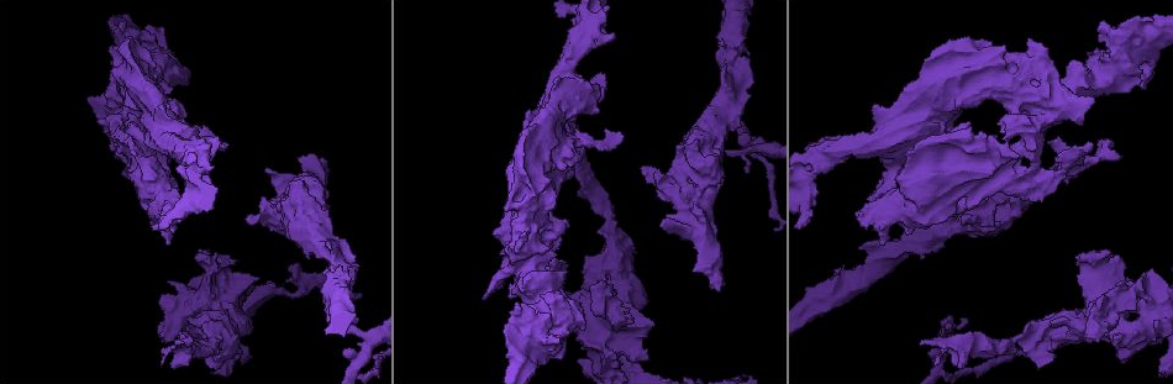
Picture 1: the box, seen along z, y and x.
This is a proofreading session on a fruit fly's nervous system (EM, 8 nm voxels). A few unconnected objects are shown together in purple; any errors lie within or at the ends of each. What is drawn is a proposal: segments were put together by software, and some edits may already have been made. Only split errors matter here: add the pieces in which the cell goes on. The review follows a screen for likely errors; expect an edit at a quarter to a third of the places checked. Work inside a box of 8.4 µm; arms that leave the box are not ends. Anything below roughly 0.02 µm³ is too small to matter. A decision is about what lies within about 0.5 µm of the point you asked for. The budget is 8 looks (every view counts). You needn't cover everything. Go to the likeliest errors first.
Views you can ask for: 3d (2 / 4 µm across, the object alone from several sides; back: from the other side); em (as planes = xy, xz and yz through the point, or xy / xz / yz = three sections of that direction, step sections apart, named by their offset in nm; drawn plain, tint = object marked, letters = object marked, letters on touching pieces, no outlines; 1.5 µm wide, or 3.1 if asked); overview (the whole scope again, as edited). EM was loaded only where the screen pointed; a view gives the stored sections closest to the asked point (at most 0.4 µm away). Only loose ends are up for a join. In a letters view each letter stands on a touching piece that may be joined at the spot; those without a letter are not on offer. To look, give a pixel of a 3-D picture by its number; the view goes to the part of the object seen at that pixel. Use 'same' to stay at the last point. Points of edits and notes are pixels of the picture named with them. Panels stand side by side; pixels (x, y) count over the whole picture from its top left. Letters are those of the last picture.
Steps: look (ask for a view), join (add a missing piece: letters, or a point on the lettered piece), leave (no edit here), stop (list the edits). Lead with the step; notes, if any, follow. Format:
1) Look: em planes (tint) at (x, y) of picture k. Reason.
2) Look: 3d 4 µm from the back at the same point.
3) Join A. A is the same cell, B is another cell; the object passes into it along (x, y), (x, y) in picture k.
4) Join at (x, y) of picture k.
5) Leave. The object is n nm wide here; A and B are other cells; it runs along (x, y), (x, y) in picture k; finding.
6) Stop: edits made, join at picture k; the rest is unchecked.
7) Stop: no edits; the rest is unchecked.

Look: em xy step 8 (letters) at (948, 323) of picture 1. Thin end.

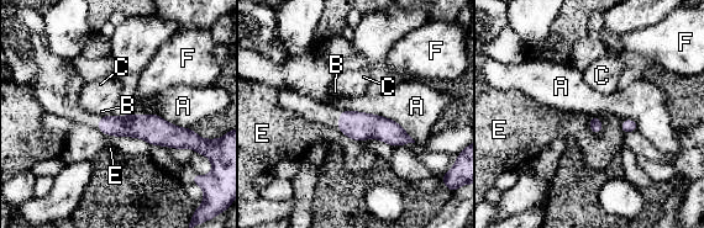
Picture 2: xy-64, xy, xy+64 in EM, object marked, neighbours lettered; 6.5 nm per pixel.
Look: em planes (letters) at the same point. Another direction.

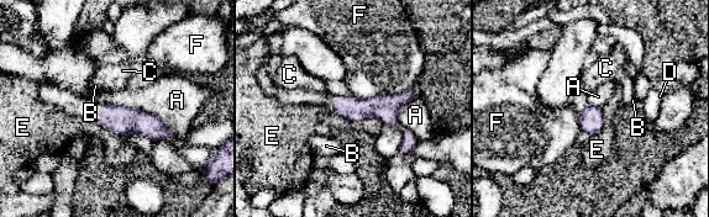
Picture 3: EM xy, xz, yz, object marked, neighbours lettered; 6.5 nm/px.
Leave. A, B, C, D, E and F are other cells; a border runs along (101, 102), (152, 112), (176, 136) in picture 3; no lettered piece goes on from it.

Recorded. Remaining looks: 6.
Look: em yz step 4 (letters) at (1028, 322) of picture 1. Branch stops here.

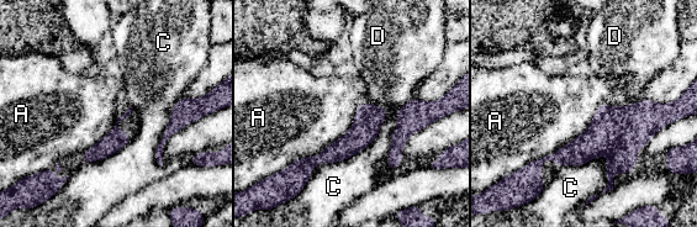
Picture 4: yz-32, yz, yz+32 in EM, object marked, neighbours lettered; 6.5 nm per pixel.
Leave. A, C and D are other cells; a border runs along (622, 144), (580, 164), (556, 164) in picture 4; none of them fits.

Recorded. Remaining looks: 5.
Look: em planes (plain) at (251, 222) of picture 1. Branch stops here.

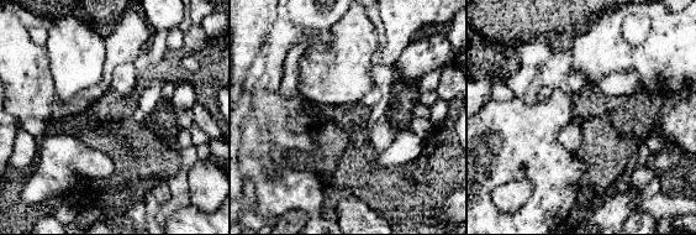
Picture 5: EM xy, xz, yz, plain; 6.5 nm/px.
Look: em planes (letters) at the same point. What lies round it.

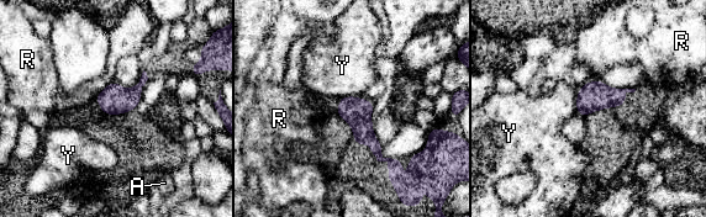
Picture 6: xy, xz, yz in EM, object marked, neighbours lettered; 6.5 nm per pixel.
Leave. A, R and Y are other cells; it runs along (344, 100), (375, 153), (394, 169) in picture 6; none of them fits.

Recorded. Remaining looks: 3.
Stop: no edits; the rest is unchecked.

